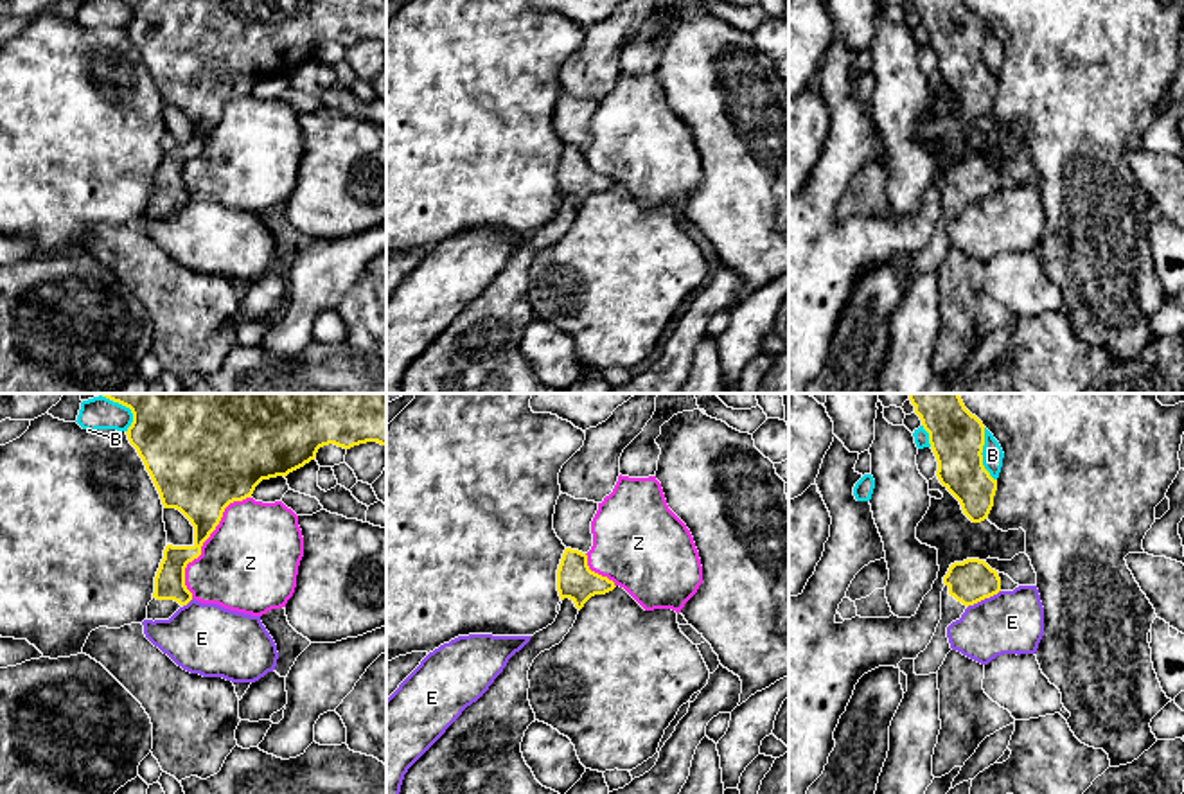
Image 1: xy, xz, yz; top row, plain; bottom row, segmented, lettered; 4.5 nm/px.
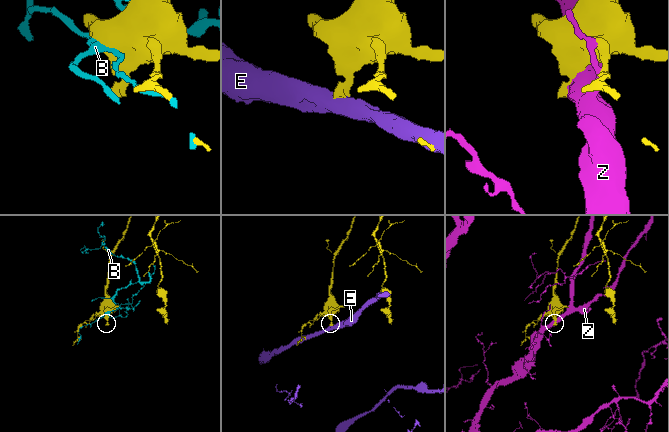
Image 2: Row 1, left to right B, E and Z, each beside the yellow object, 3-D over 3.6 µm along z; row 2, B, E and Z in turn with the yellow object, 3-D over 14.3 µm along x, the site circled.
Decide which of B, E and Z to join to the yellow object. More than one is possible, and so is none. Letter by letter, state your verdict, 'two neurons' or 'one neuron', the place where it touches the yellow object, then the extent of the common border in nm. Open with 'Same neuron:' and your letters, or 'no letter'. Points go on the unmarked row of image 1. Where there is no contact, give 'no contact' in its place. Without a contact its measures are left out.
Same neuron: no letter
B: two neurons; contact yz (981, 52); length 240 nm
E: two neurons; contact yz (983, 196); length 170 nm
Z: two neurons; contact xy (205, 137); length 550 nm

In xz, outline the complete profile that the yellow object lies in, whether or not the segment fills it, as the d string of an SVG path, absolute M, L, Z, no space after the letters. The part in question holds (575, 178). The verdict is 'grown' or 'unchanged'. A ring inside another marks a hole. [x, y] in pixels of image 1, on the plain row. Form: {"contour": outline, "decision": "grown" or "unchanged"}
{"contour": "M571 146L564 147L557 167L561 198L570 196L580 208L591 194L605 192L614 185L613 178L589 167L586 151Z", "decision": "unchanged"}

